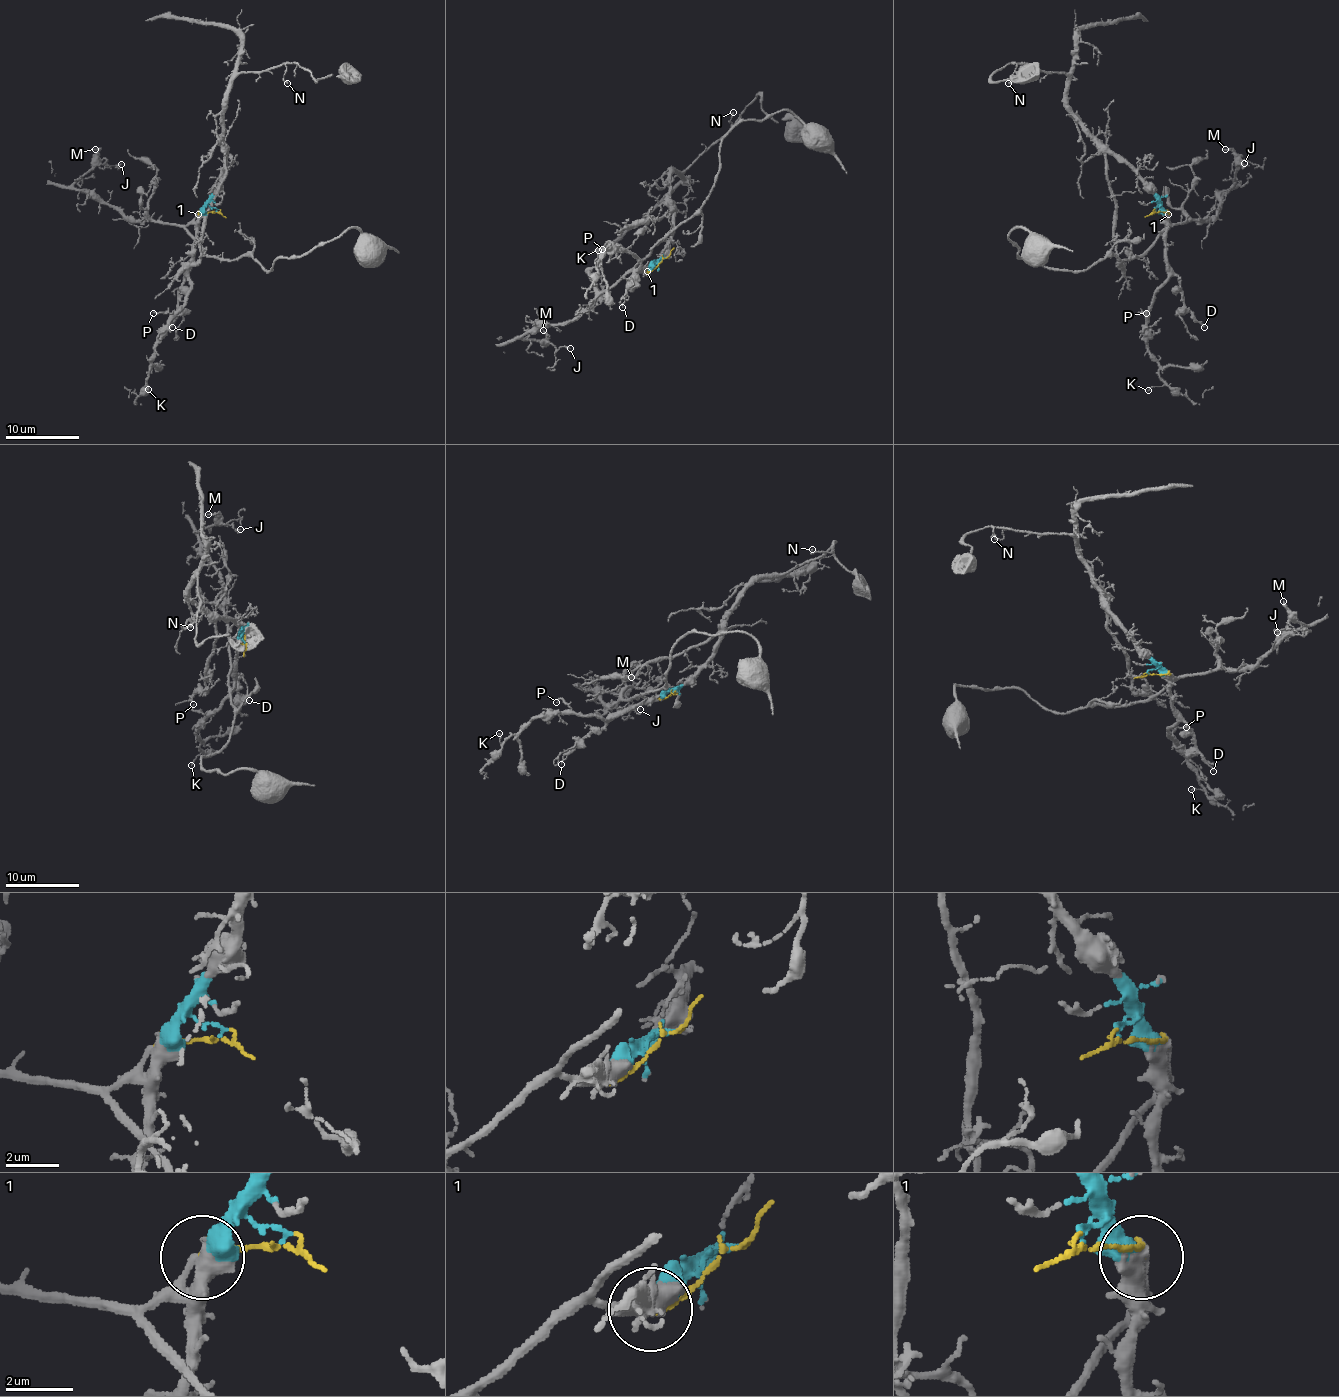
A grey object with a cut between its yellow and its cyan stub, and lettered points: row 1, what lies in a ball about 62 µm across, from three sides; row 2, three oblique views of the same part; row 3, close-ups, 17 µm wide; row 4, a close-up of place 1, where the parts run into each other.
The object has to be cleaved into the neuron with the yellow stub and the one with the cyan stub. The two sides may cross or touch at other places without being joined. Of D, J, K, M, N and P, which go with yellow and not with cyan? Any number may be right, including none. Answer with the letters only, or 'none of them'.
J, M

